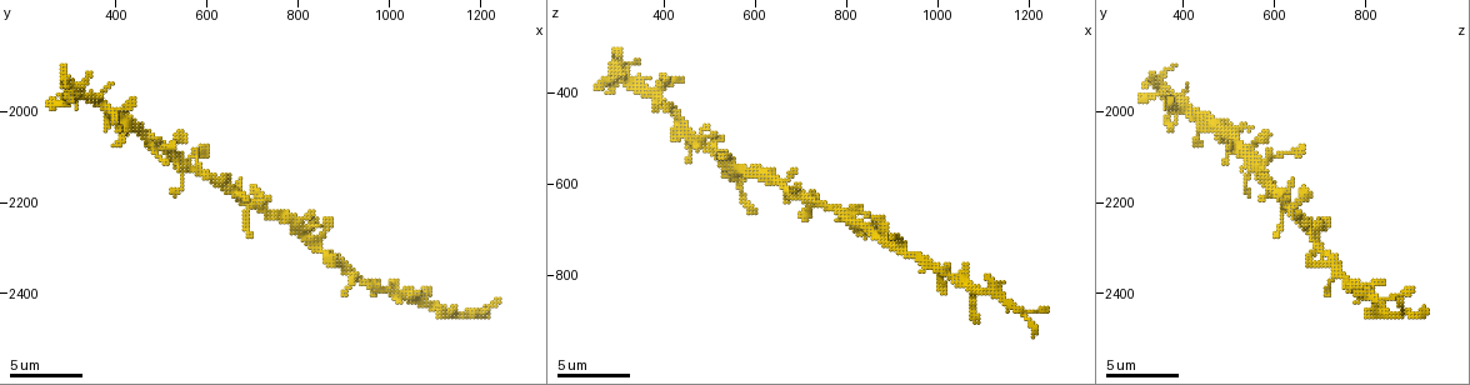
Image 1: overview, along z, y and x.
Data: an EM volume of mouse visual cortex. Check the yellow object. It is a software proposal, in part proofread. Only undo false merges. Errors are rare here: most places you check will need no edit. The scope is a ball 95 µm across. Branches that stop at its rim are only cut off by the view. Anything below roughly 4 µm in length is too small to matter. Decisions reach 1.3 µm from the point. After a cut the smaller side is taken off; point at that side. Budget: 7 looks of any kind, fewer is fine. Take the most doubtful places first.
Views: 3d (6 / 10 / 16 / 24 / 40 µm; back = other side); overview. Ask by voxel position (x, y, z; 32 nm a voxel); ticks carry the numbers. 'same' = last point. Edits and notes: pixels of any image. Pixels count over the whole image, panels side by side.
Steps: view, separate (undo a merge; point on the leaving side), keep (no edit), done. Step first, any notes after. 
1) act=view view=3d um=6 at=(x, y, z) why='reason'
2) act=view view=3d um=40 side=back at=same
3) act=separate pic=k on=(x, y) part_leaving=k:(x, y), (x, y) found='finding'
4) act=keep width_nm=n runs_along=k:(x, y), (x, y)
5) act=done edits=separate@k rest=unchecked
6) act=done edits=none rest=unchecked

act=view view=3d um=10 at=(1175, 2445, 870) why='two arms in line, one across'

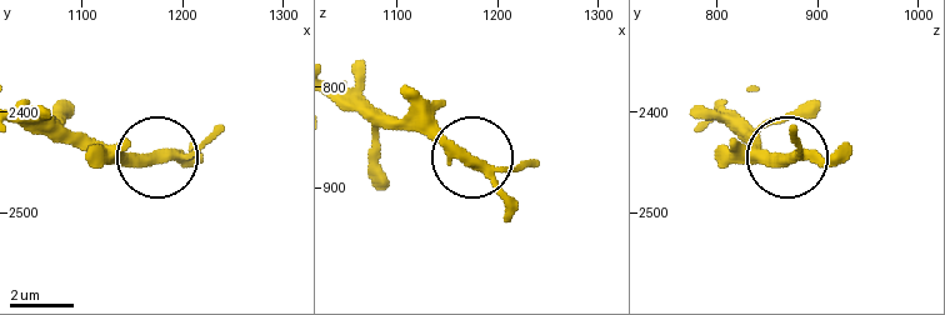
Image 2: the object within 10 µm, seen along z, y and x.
act=keep runs_along=2:(338, 86), (386, 116), (426, 121), (483, 161), (536, 168) found='all the same neuron'

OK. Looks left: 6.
act=view view=3d um=6 at=(870, 2315, 715) why='narrows sharply'

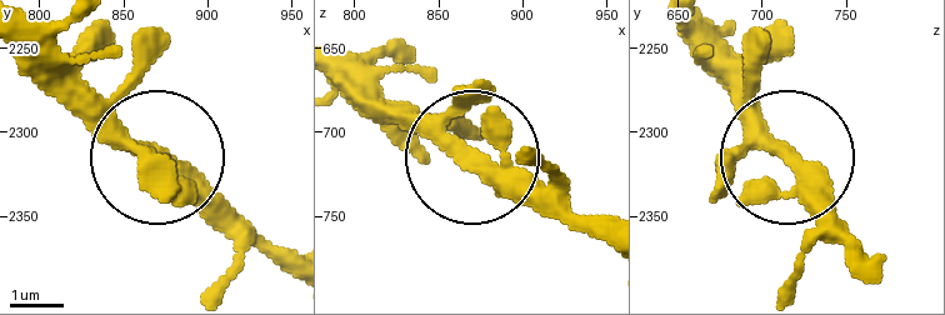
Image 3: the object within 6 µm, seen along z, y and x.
act=keep runs_along=3:(29, 38), (226, 235) found='all the same neuron'

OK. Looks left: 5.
act=view view=3d um=10 at=(735, 2220, 650) why='side arm on a straight run'

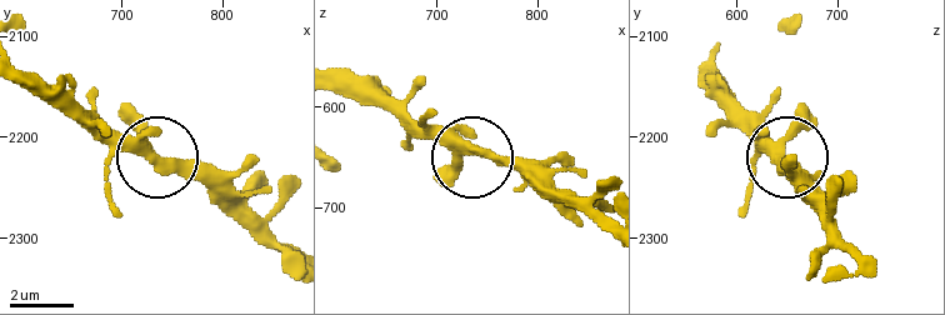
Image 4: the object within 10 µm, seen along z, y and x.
act=keep runs_along=4:(470, 150), (545, 163) found='continuous, no second neuron'

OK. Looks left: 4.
act=done edits=none rest=unchecked

